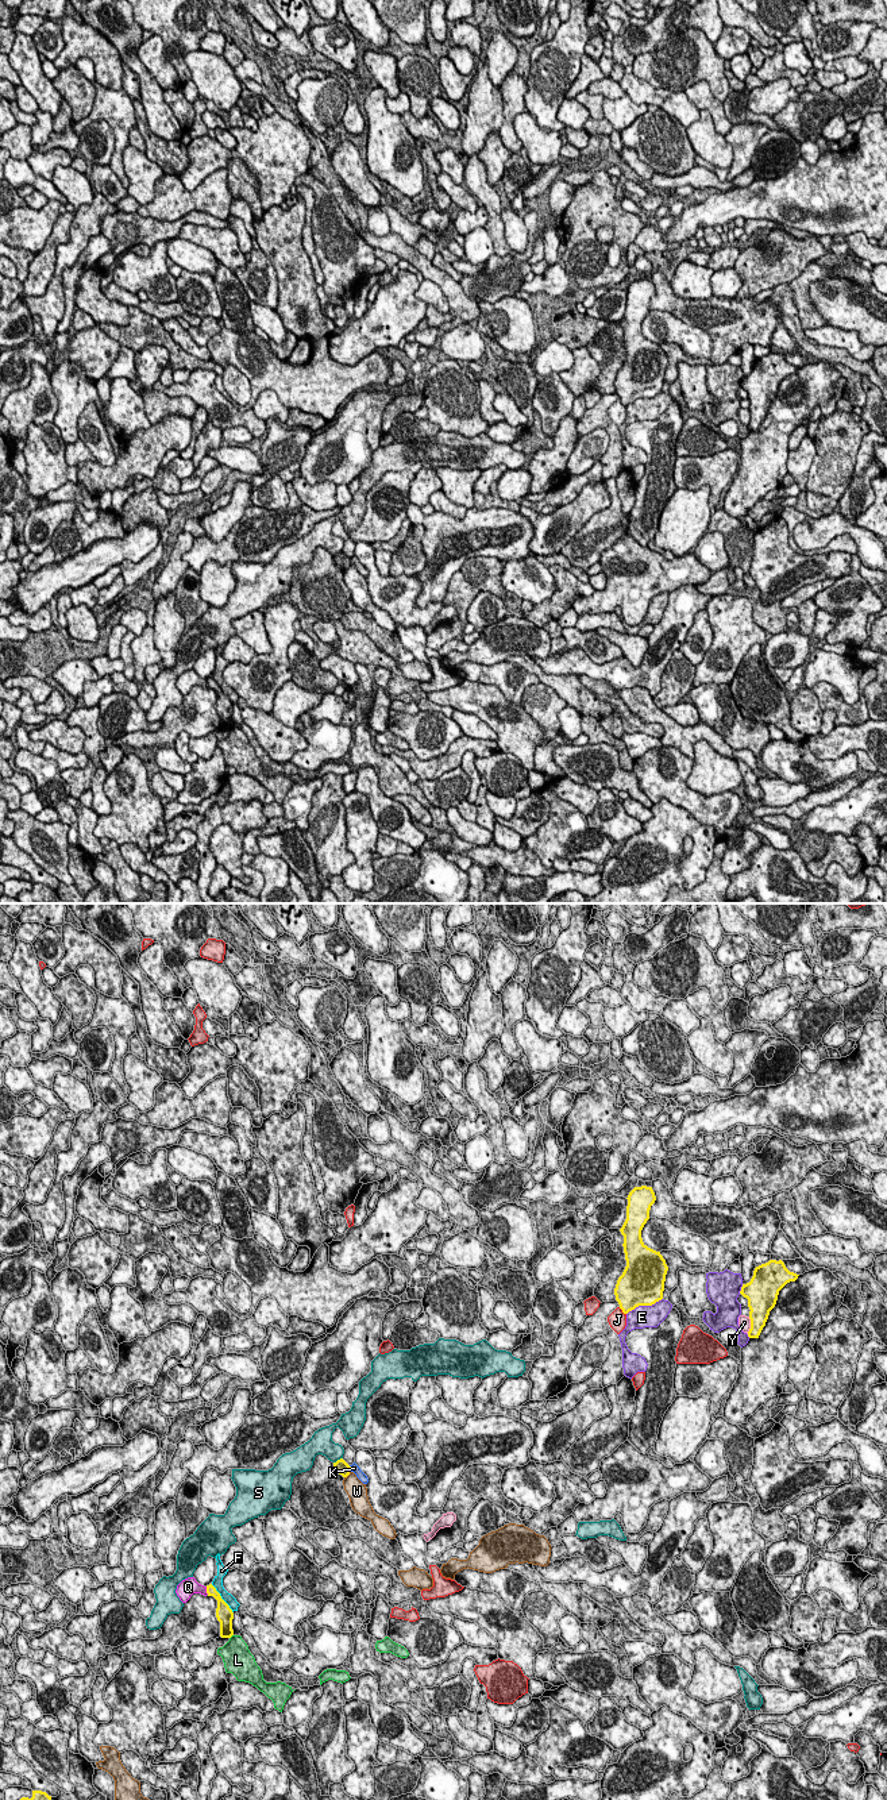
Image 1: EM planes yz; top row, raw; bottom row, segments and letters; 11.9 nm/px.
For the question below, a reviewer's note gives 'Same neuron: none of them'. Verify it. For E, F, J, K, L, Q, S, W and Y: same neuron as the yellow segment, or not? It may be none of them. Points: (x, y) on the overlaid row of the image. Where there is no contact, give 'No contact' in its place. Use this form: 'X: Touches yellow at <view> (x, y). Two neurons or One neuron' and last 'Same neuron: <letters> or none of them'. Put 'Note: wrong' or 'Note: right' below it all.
E: Touches yellow at yz (644, 1305). Two neurons
F: Touches yellow at yz (222, 1599). Two neurons
J: Touches yellow at yz (623, 1311). Two neurons
K: Touches yellow at yz (350, 1468). Two neurons
L: Touches yellow at yz (231, 1635). Two neurons
Q: Touches yellow at yz (207, 1591). Two neurons
S: Touches yellow at yz (338, 1460). Two neurons
W: Touches yellow at yz (347, 1475). Two neurons
Y: Touches yellow at yz (751, 1325). Two neurons
Same neuron: none of them
Note: right

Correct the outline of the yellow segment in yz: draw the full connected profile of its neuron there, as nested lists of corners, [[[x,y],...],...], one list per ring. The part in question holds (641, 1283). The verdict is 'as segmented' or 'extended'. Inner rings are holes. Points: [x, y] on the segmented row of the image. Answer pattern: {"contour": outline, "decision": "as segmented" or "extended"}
{"contour": [[[635,1187],[626,1199],[626,1219],[620,1229],[626,1267],[614,1288],[616,1300],[624,1314],[662,1300],[668,1271],[660,1252],[648,1248],[641,1238],[651,1206],[656,1200],[652,1187]]], "decision": "as segmented"}

